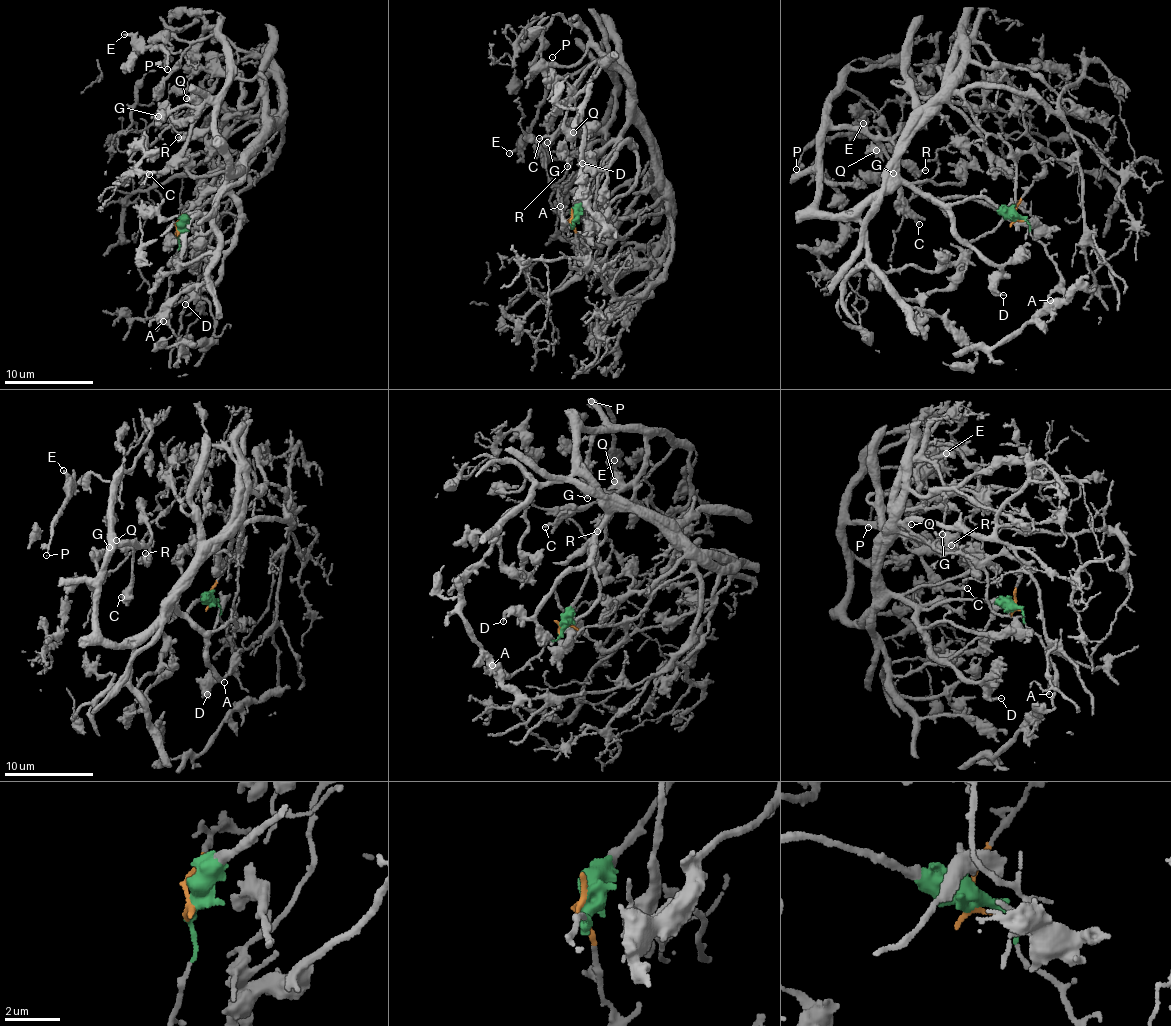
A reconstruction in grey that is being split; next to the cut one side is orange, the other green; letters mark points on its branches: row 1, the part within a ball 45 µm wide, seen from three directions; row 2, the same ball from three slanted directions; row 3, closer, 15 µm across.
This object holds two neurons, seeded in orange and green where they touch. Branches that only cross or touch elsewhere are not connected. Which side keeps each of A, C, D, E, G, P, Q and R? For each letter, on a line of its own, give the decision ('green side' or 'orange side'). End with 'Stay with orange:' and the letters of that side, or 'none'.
A: green side
C: green side
D: green side
E: green side
G: green side
P: green side
Q: green side
R: green side
Stay with orange: none

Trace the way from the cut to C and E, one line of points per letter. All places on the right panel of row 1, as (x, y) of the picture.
C: (1017, 217), (962, 197), (927, 199), (905, 184), (840, 216), (817, 212), (826, 132), (869, 133), (918, 225)
E: (1017, 217), (905, 184), (840, 216), (817, 212), (829, 96), (865, 98), (864, 124)

